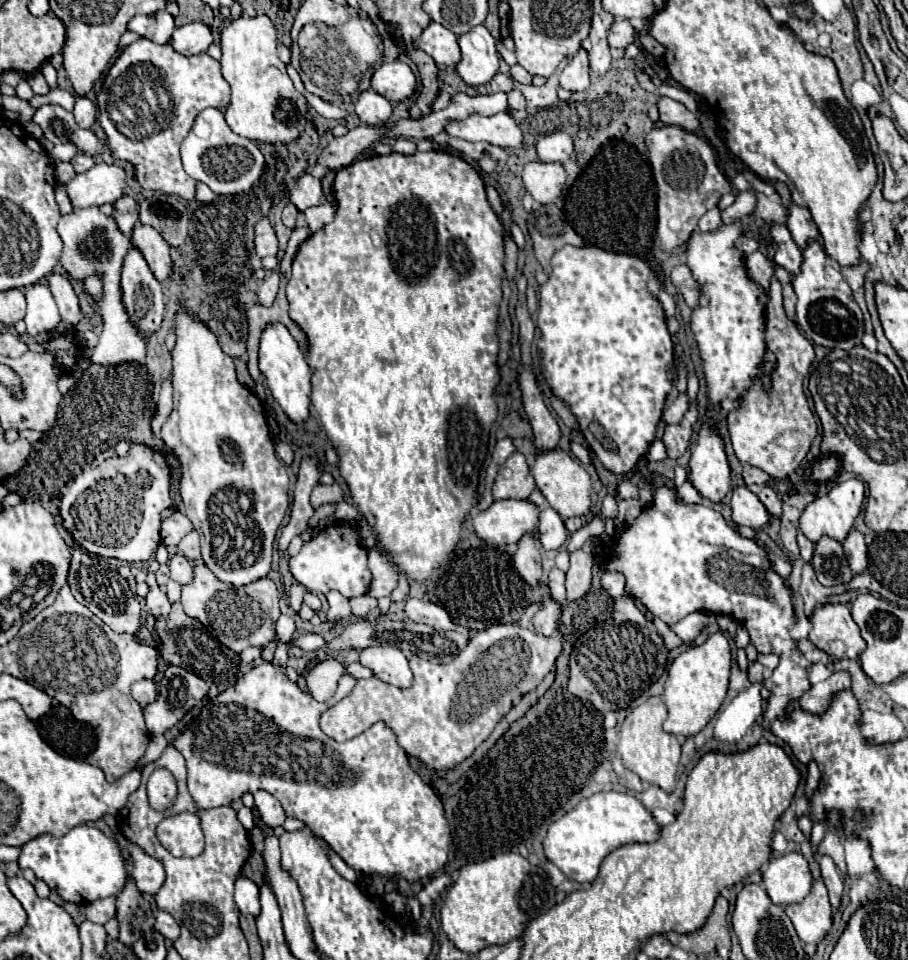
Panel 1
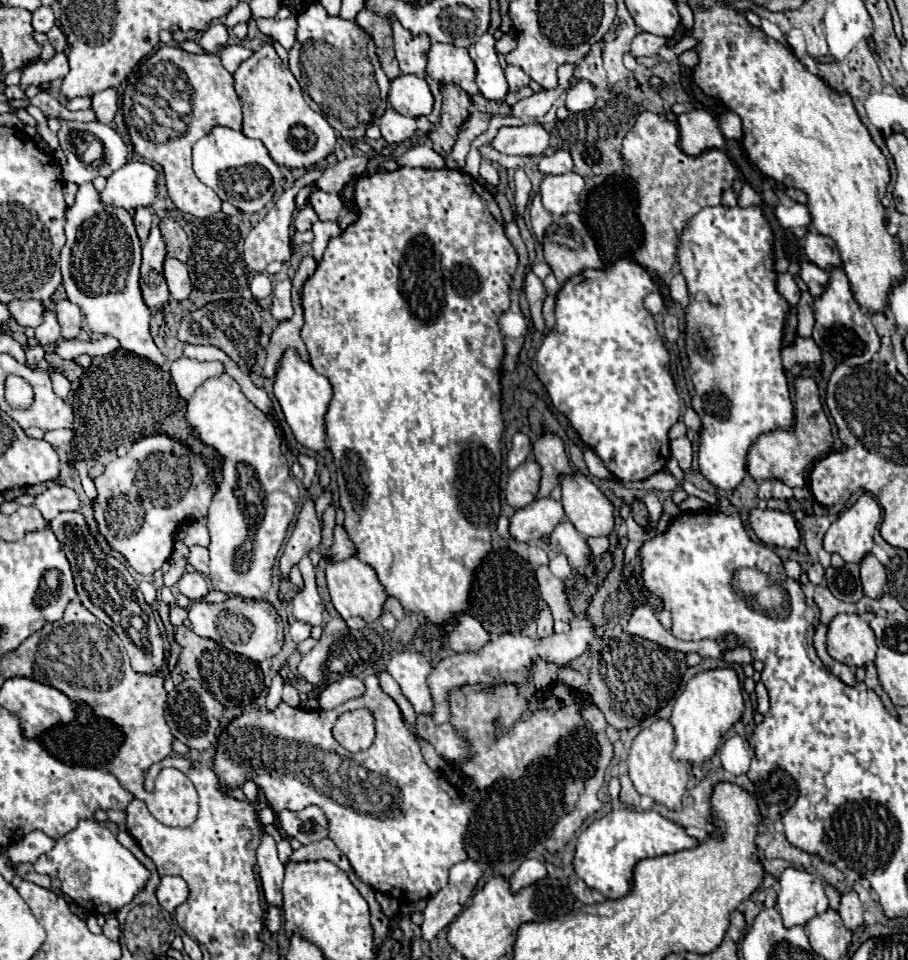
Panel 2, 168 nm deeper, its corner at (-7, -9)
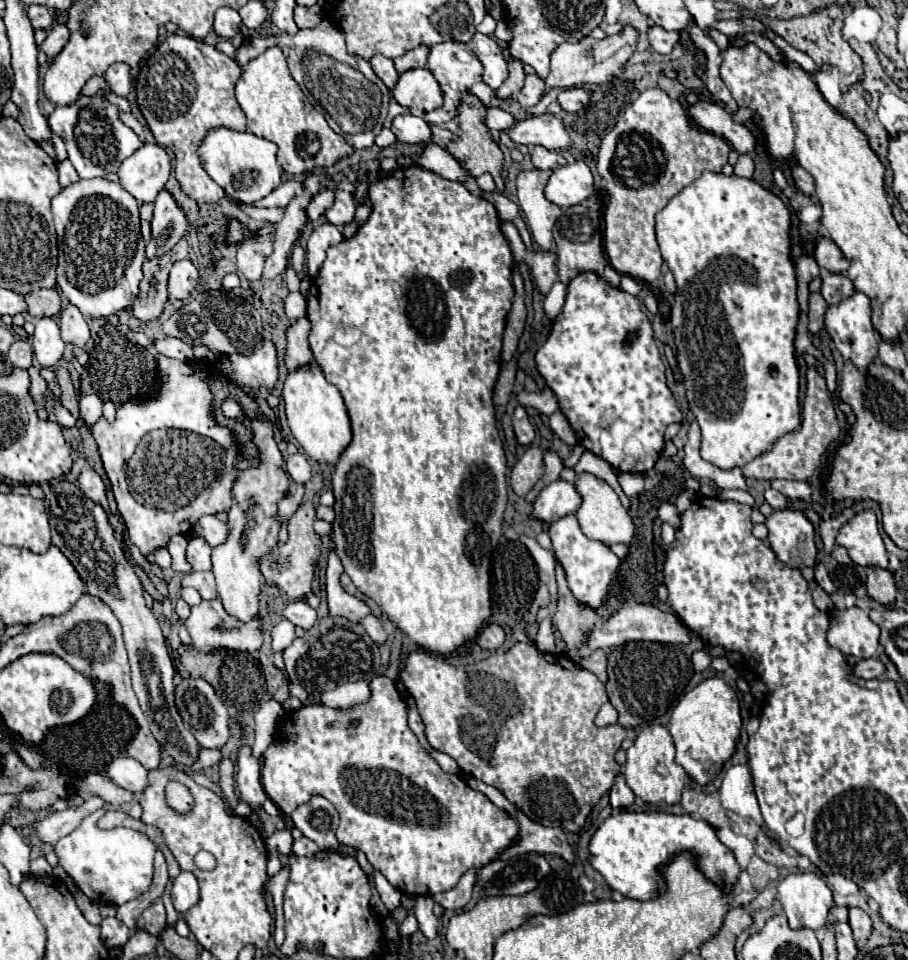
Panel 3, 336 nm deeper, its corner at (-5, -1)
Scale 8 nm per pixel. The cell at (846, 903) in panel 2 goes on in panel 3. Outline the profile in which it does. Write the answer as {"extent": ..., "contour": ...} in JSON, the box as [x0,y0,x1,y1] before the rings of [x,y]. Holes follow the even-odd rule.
{"extent":[849,907,871,939],"contour":[[[849,907],[849,925],[855,939],[867,939],[871,935],[871,919],[861,907]]]}

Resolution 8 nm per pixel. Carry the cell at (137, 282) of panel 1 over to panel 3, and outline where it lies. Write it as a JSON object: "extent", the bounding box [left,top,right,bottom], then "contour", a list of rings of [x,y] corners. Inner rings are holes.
{"extent":[147,189,187,259],"contour":[[[165,189],[155,199],[155,213],[151,221],[151,241],[147,243],[147,259],[165,255],[187,231],[187,219],[177,207],[171,193]]]}

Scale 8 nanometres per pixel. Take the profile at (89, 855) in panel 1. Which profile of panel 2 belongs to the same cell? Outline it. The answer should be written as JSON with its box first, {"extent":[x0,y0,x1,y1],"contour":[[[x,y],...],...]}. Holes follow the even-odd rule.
{"extent":[35,819,151,915],"contour":[[[93,819],[81,821],[75,831],[61,837],[47,855],[41,855],[35,861],[35,871],[47,873],[51,879],[59,877],[63,893],[67,893],[79,907],[97,915],[115,913],[131,903],[151,877],[145,865],[125,849],[103,823]]]}

